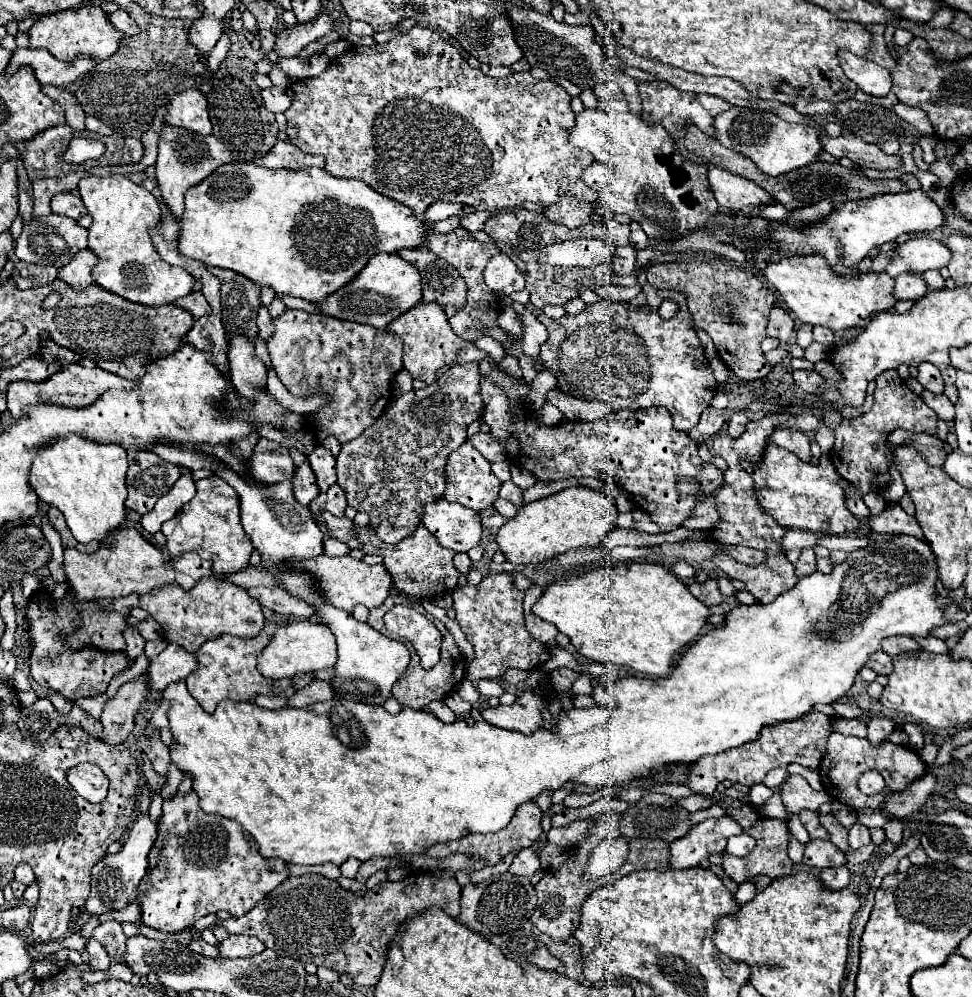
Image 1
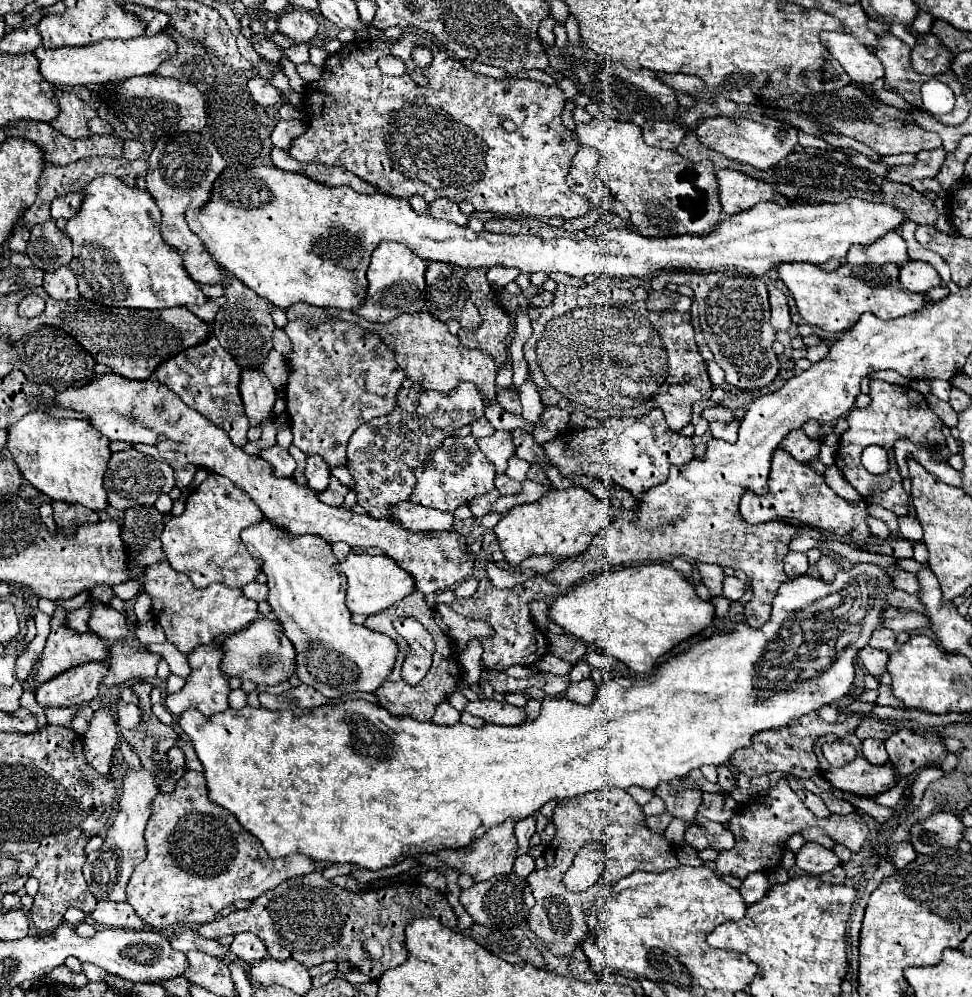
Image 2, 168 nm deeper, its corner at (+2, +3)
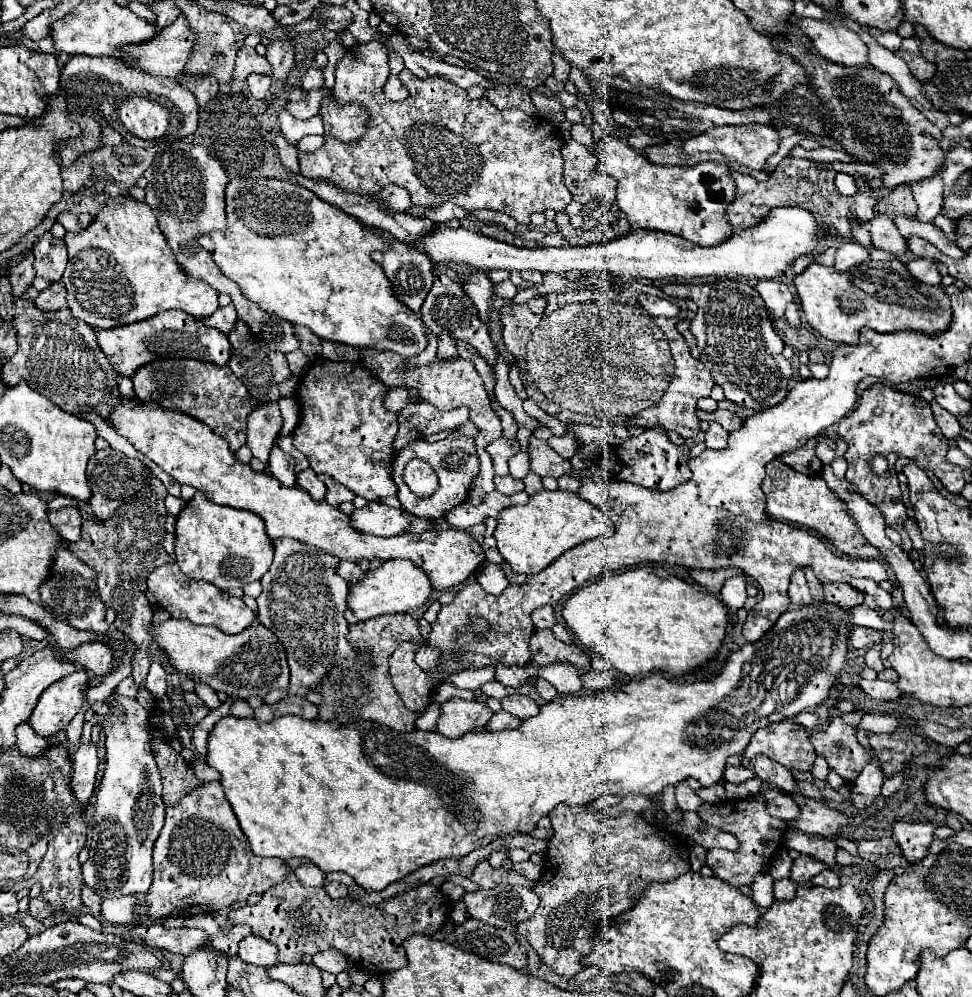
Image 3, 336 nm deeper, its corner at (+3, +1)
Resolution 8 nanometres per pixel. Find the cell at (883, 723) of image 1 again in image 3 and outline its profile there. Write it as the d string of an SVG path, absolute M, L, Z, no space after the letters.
M865 741L863 743L867 753L871 755L871 761L865 765L865 769L861 771L861 775L857 777L857 781L851 785L853 789L853 797L851 801L855 803L855 807L863 809L863 807L869 807L875 797L881 795L881 785L883 785L883 773L881 773L881 761L877 761L877 755L873 753L873 749L869 749L869 743Z

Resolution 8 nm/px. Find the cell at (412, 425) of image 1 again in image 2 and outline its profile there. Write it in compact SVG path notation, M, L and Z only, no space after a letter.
M462 383L458 391L442 395L436 391L414 391L402 389L398 393L398 407L386 415L376 417L354 431L348 443L350 473L356 479L354 491L358 493L358 503L374 519L386 519L386 511L410 499L410 489L414 489L414 469L426 463L434 447L442 439L454 435L454 429L470 425L474 419L484 415L484 401L472 383Z

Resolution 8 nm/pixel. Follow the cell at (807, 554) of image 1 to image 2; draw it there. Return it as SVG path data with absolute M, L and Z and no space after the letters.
M790 551L784 557L784 571L786 571L788 579L804 575L806 569L808 569L808 557L806 557L806 553L794 553L794 551Z

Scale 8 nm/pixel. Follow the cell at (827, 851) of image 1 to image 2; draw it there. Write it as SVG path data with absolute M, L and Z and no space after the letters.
M806 843L796 853L796 867L806 871L808 875L822 875L830 869L834 869L840 863L840 859L834 855L834 851L820 847L816 843Z

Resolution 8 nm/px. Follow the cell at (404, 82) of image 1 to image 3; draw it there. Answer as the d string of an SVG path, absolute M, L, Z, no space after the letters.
M361 43L345 51L339 67L335 69L333 97L343 107L359 103L367 111L369 121L365 137L361 137L361 141L353 141L353 145L345 145L343 141L337 141L337 137L329 137L325 133L325 145L321 149L315 153L299 155L301 175L313 179L325 177L345 191L361 193L375 193L385 185L399 185L409 191L413 205L441 205L451 201L467 211L495 209L511 215L522 225L529 225L531 213L545 213L547 209L563 213L571 203L573 197L567 191L561 173L561 147L565 141L551 121L529 117L521 109L499 111L487 97L469 99L465 89L457 89L457 85L449 85L449 81L441 81L441 77L417 79L413 73L409 73L409 69L399 73L401 83L409 89L409 97L405 101L393 103L383 95L387 77L387 51L381 43Z

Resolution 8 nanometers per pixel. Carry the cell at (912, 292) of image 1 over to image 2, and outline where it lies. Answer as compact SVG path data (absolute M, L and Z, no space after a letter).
M908 261L900 267L900 283L914 293L926 293L928 289L938 287L942 279L930 263Z

